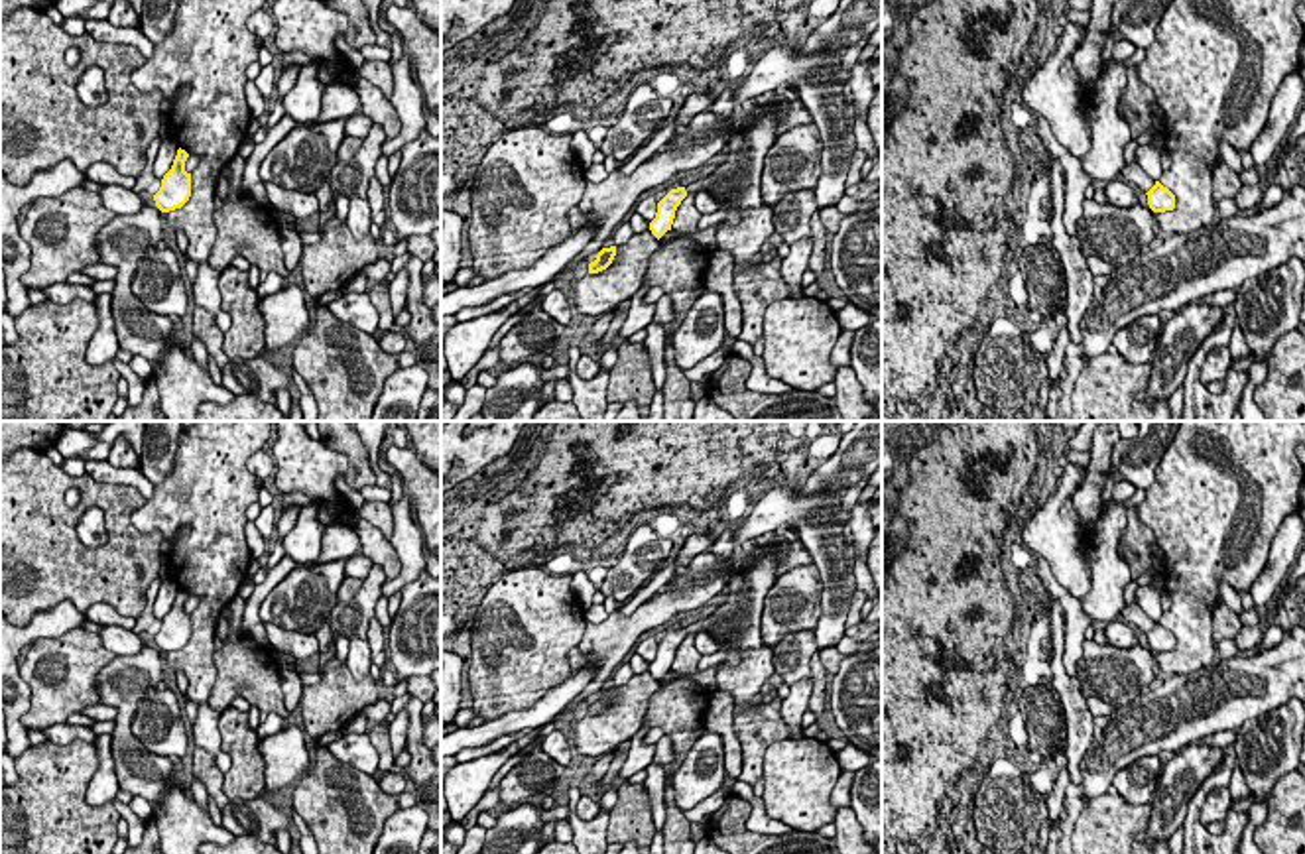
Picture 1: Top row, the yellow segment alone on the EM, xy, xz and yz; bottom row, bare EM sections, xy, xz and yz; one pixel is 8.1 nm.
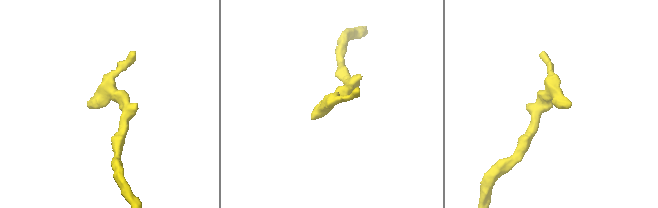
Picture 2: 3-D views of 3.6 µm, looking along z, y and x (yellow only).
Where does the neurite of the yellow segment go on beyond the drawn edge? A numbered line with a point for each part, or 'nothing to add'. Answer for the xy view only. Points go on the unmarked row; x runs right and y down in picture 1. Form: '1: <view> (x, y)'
nothing to add

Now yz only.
nothing to add

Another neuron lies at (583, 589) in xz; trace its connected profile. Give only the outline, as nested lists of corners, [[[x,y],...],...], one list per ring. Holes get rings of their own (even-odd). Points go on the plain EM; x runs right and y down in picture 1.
[[[579,571],[573,575],[571,590],[583,604],[583,610],[592,606],[592,596],[596,592],[596,588],[590,582],[590,579],[587,577],[587,573]]]

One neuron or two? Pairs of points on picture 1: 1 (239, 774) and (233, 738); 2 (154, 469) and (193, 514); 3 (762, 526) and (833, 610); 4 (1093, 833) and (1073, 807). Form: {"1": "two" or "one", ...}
{"1": "one", "2": "two", "3": "one", "4": "two"}

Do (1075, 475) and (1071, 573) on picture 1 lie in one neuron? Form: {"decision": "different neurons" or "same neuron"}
{"decision": "same neuron"}

